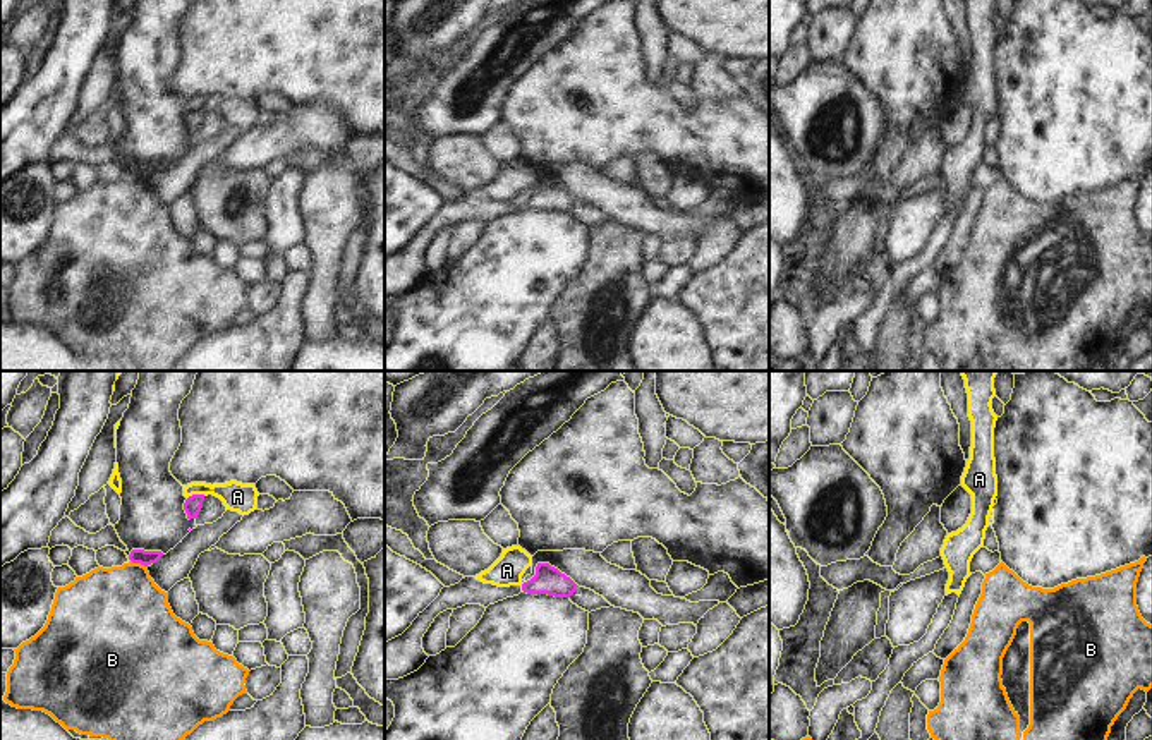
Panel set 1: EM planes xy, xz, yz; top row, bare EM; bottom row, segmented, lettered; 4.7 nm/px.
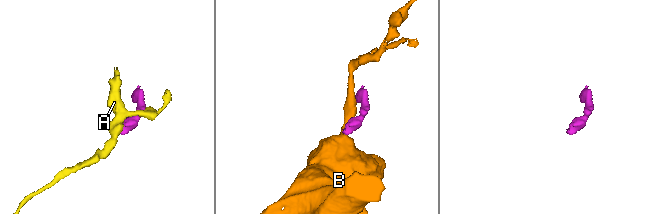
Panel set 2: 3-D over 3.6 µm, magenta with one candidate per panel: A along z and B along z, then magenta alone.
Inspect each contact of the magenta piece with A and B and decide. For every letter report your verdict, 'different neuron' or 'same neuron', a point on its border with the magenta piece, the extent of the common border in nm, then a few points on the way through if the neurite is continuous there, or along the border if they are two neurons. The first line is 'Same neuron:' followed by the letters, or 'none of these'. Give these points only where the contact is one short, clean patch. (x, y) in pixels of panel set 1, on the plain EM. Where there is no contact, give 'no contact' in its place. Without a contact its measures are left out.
Same neuron: none of these
A: different neuron | xy (196, 110) | 90 nm
B: different neuron | xy (139, 177) | 90 nm | along xy (131, 175), (146, 182)

